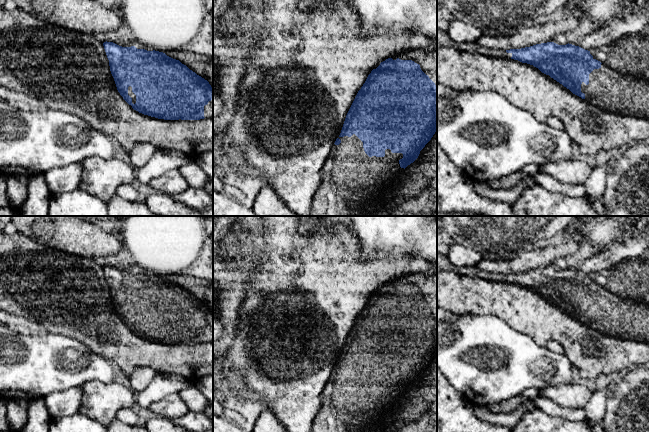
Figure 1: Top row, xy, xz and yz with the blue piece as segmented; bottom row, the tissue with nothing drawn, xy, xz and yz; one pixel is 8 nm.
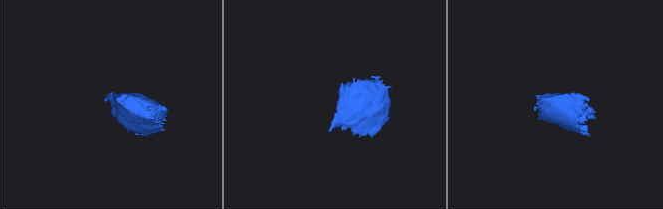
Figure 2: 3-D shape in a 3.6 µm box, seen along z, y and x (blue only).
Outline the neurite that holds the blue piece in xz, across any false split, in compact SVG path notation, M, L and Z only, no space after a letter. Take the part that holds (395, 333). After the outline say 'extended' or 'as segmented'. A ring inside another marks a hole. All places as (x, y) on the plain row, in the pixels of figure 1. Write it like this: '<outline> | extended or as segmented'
M437 264L428 274L395 278L371 295L358 315L328 382L321 393L321 405L312 432L374 432L378 422L413 387L437 355Z | extended

